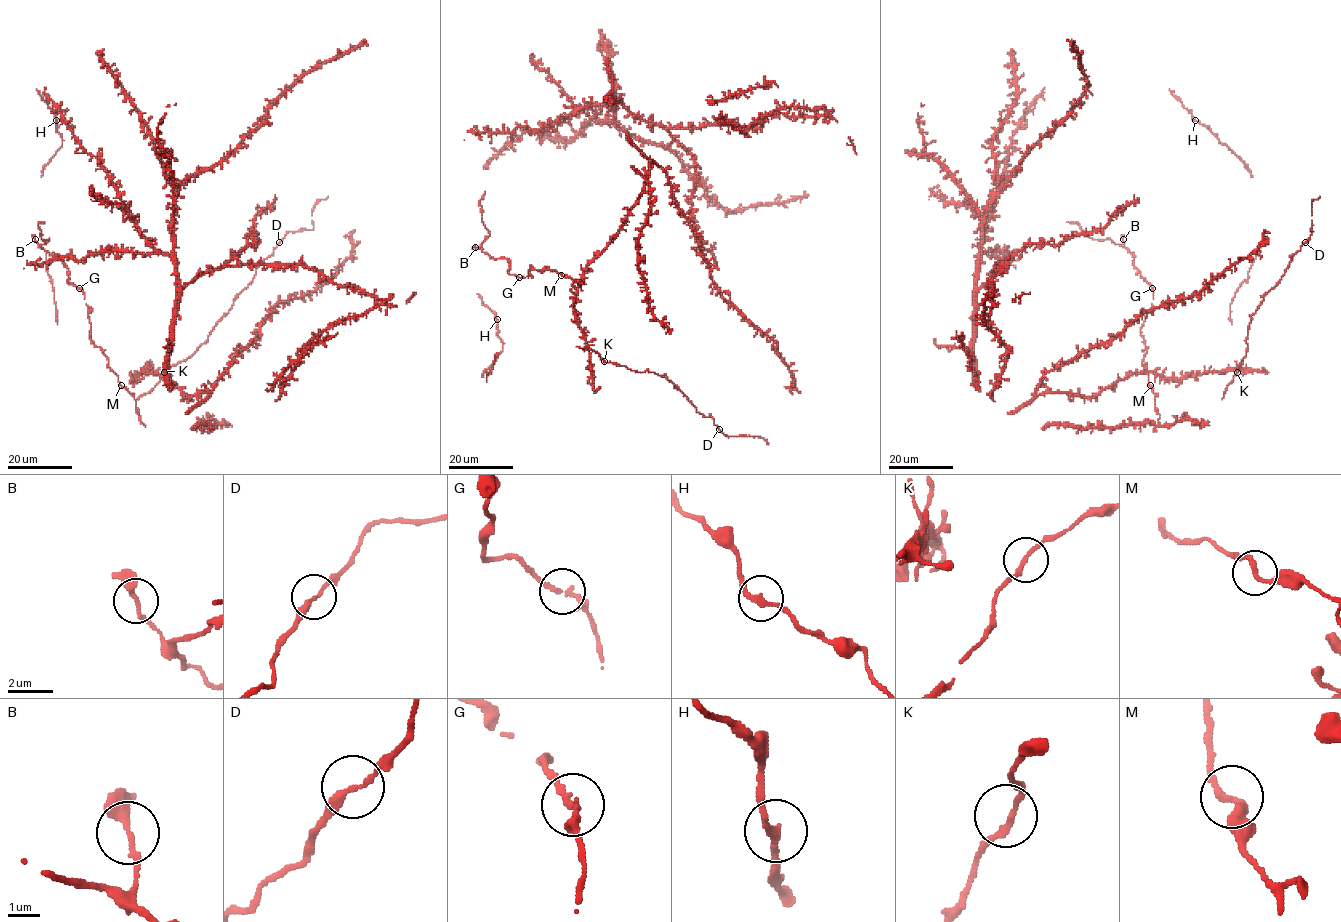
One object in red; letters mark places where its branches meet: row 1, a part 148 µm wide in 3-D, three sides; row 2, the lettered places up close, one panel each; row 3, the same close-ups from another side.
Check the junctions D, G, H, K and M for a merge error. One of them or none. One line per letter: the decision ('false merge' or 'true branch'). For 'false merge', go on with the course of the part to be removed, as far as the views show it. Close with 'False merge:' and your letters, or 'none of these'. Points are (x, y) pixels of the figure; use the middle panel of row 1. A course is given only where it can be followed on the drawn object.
D: true branch
G: true branch
H: true branch
K: true branch
M: true branch
False merge: none of these

